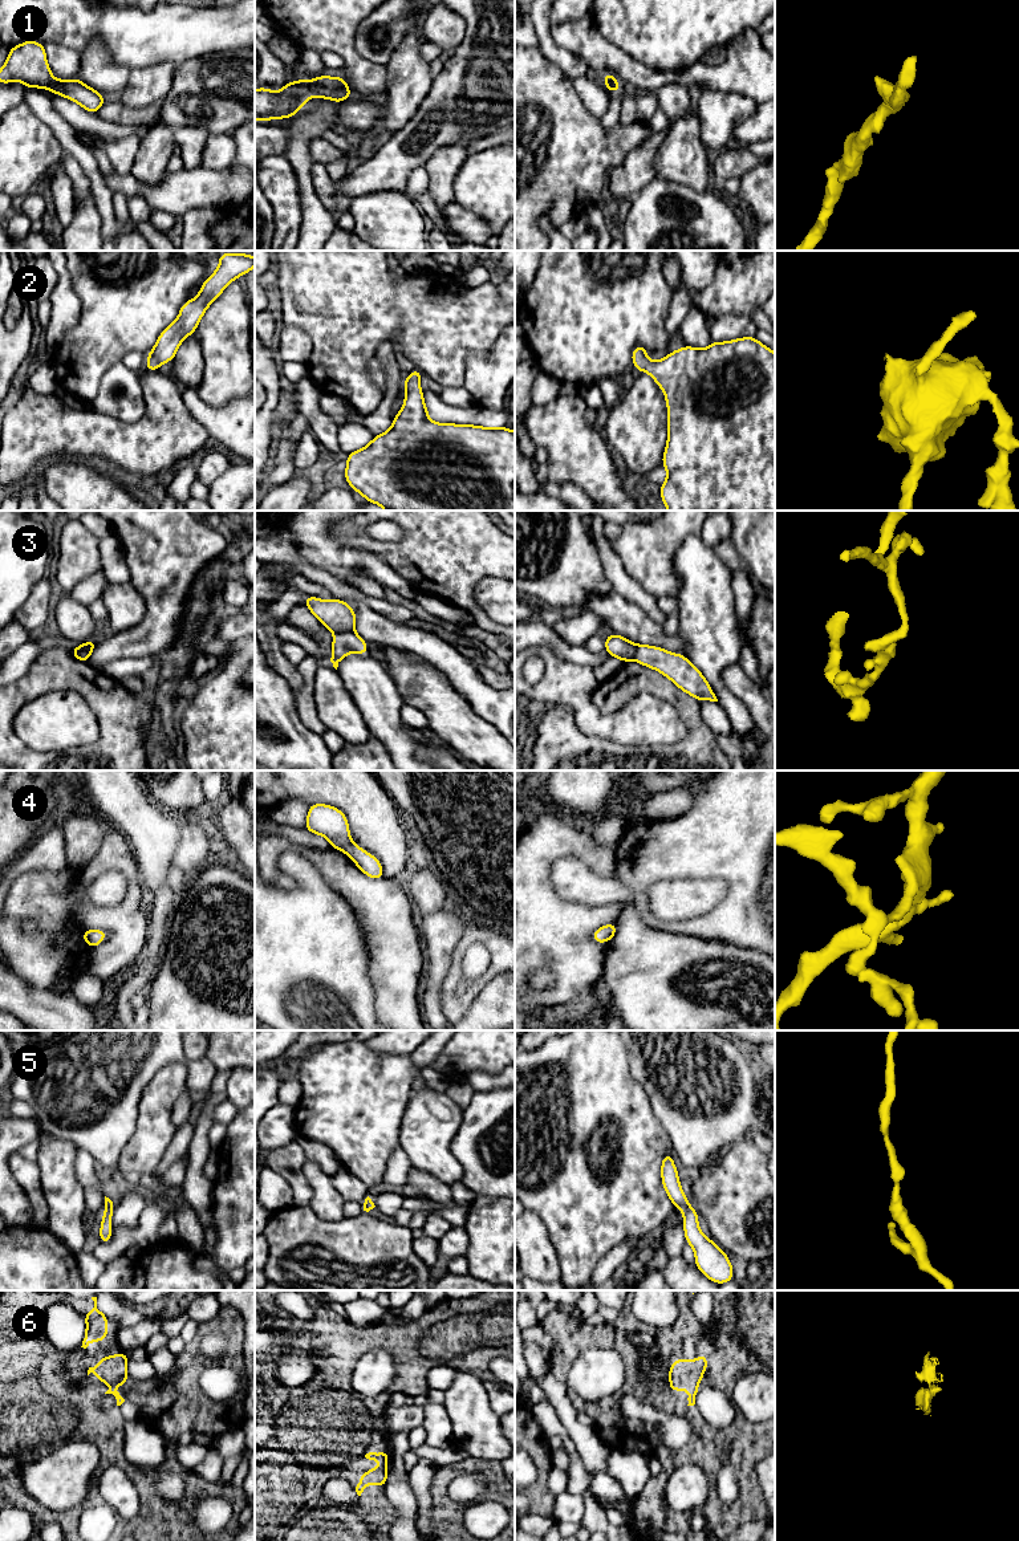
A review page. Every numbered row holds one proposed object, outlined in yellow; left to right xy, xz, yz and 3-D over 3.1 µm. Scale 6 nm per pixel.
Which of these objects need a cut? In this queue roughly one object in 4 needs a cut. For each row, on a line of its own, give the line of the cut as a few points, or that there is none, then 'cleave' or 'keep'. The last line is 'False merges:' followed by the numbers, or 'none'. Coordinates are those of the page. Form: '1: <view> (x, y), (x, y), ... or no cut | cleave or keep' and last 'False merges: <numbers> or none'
1: no cut | keep
2: no cut | keep
3: xy (93, 646), (81, 646), (73, 655) | cleave
4: no cut | keep
5: no cut | keep
6: no cut | keep
False merges: 3

